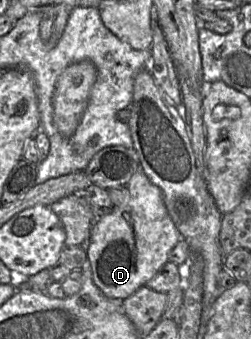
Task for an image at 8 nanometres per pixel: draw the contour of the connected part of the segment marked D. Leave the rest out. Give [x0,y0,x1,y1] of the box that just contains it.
[85,168,181,300]

